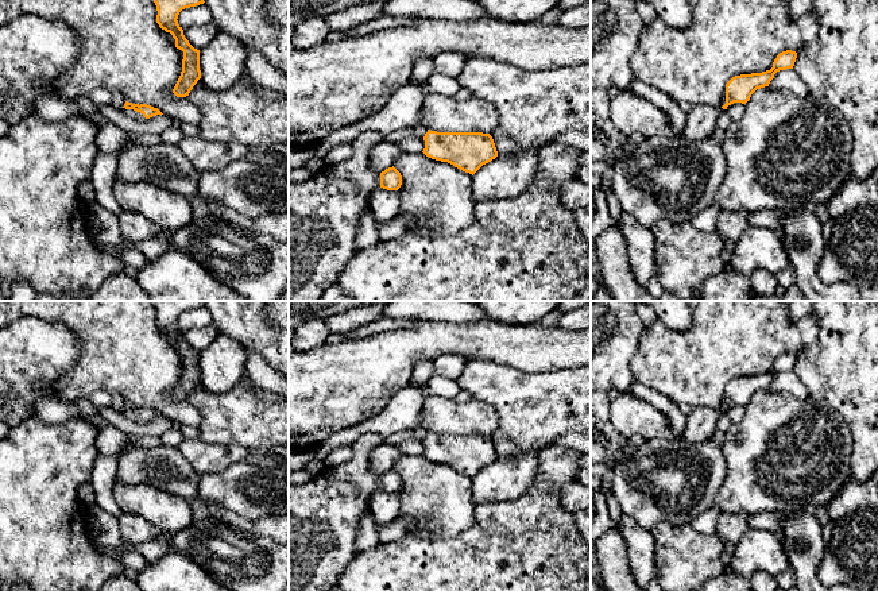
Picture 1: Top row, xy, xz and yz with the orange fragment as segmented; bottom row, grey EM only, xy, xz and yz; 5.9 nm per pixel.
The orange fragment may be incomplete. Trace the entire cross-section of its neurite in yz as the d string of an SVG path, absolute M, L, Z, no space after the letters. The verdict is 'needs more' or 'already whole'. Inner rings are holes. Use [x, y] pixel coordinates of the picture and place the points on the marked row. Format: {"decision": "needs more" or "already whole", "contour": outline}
{"decision": "already whole", "contour": "M786 50L777 55L770 70L732 77L726 85L726 104L722 108L727 109L734 103L746 104L757 89L769 86L777 72L793 69L796 58L796 51Z"}

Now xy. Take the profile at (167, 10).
{"decision": "already whole", "contour": "M154 0L156 5L156 23L175 39L175 47L183 51L182 72L173 89L177 97L189 96L193 86L201 78L200 50L194 49L183 35L178 24L182 9L204 4L204 0Z"}

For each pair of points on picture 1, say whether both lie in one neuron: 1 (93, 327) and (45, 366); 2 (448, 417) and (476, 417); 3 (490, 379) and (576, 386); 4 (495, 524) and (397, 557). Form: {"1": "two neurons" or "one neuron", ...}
{"1": "two neurons", "2": "one neuron", "3": "one neuron", "4": "one neuron"}

